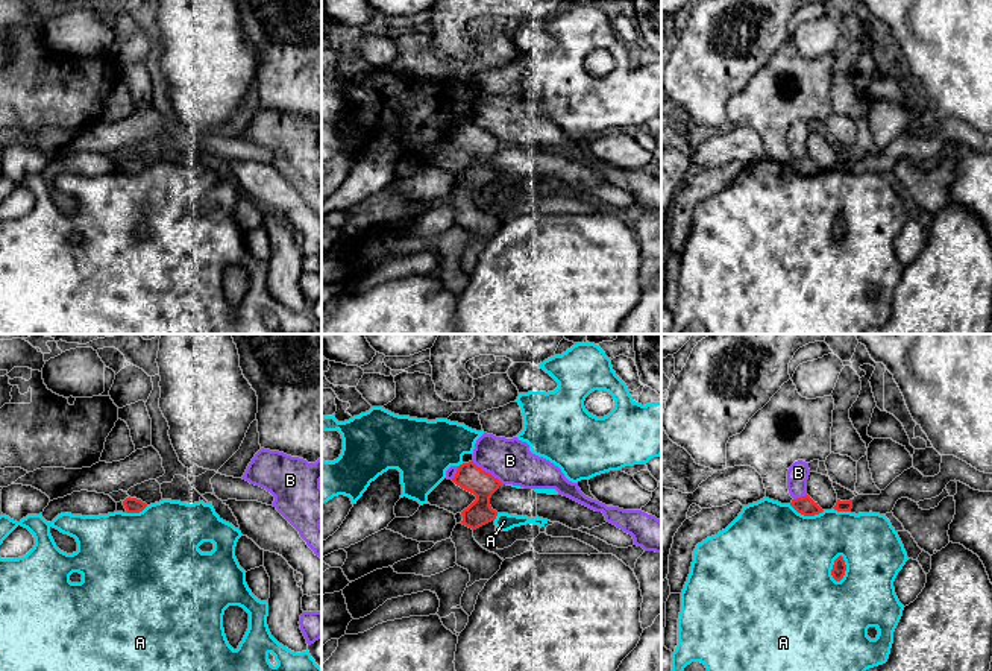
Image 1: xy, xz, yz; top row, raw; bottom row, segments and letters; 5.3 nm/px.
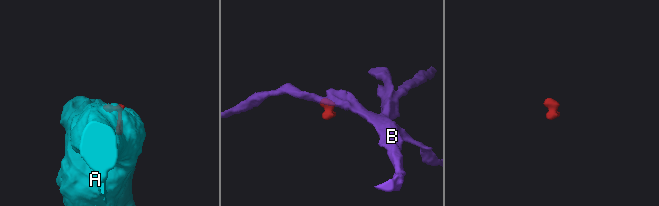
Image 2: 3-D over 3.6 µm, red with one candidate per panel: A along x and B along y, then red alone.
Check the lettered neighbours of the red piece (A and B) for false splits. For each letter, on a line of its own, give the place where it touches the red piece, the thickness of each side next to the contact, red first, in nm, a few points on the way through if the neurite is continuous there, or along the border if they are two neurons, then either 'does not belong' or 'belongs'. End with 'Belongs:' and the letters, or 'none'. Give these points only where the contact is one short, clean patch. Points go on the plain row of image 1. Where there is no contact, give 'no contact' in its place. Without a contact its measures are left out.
A: contact yz (833, 228); calibres 70 and 480 nm; does not belong
B: contact xz (487, 132); calibres 140 and 240 nm; border xz (472, 120), (502, 143); does not belong
Belongs: none

